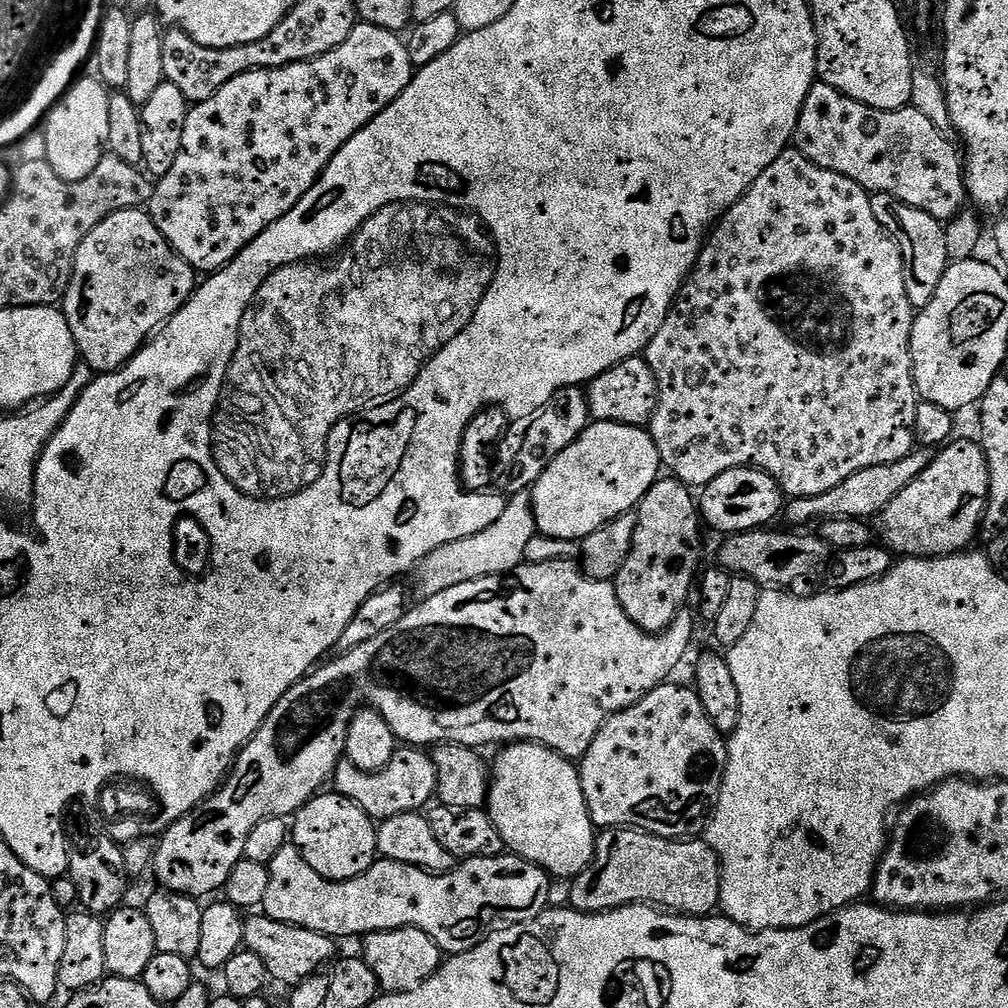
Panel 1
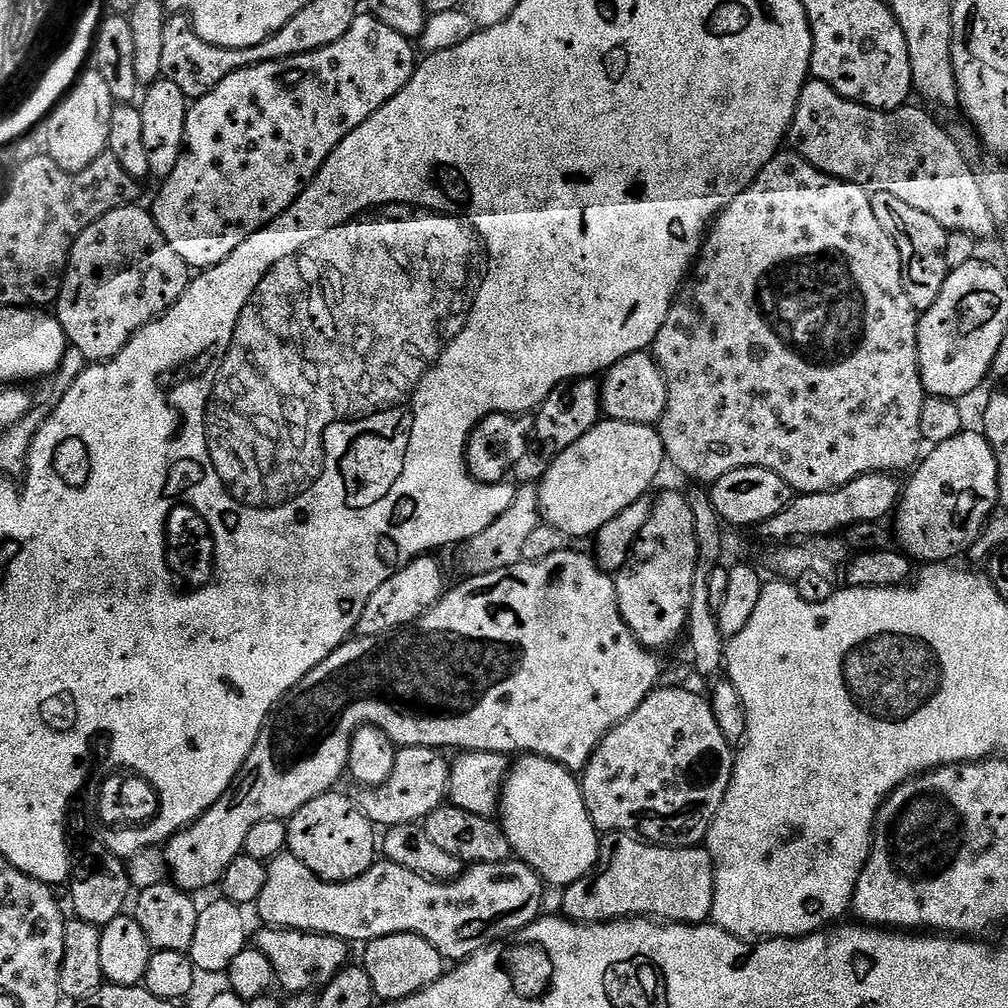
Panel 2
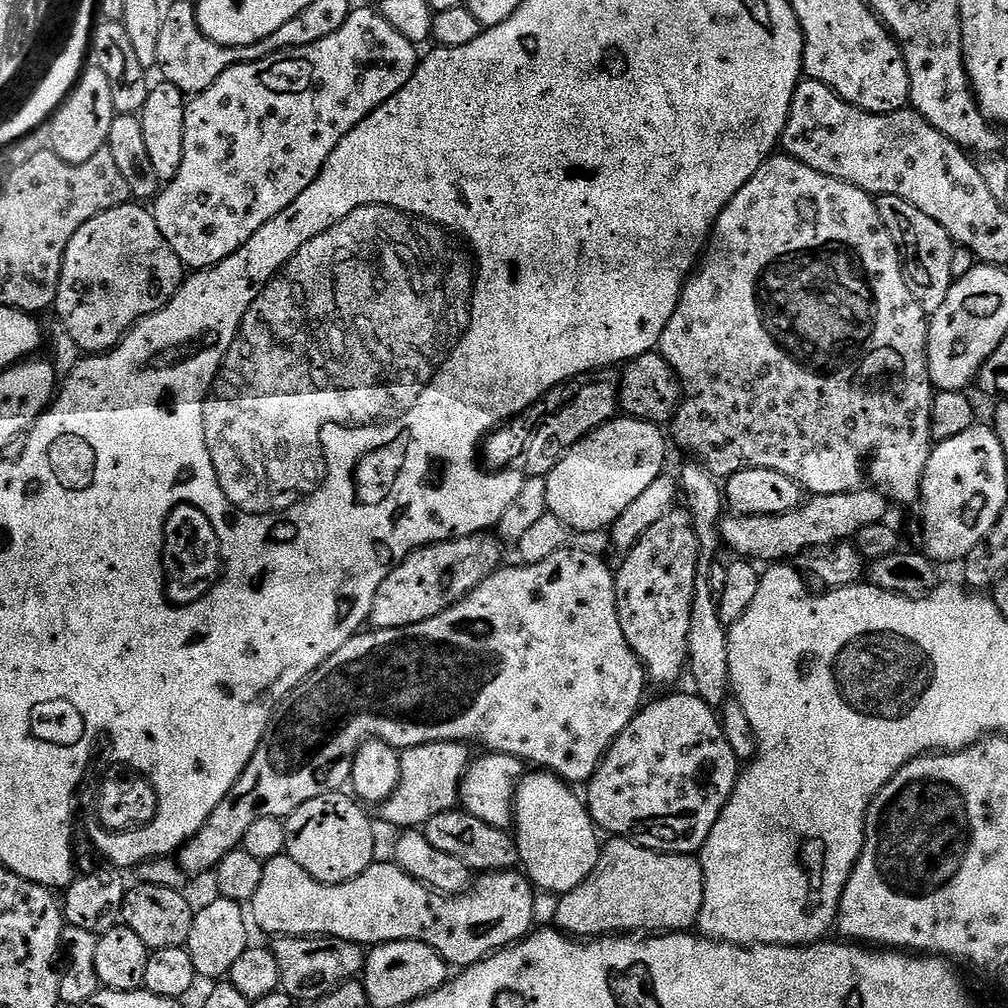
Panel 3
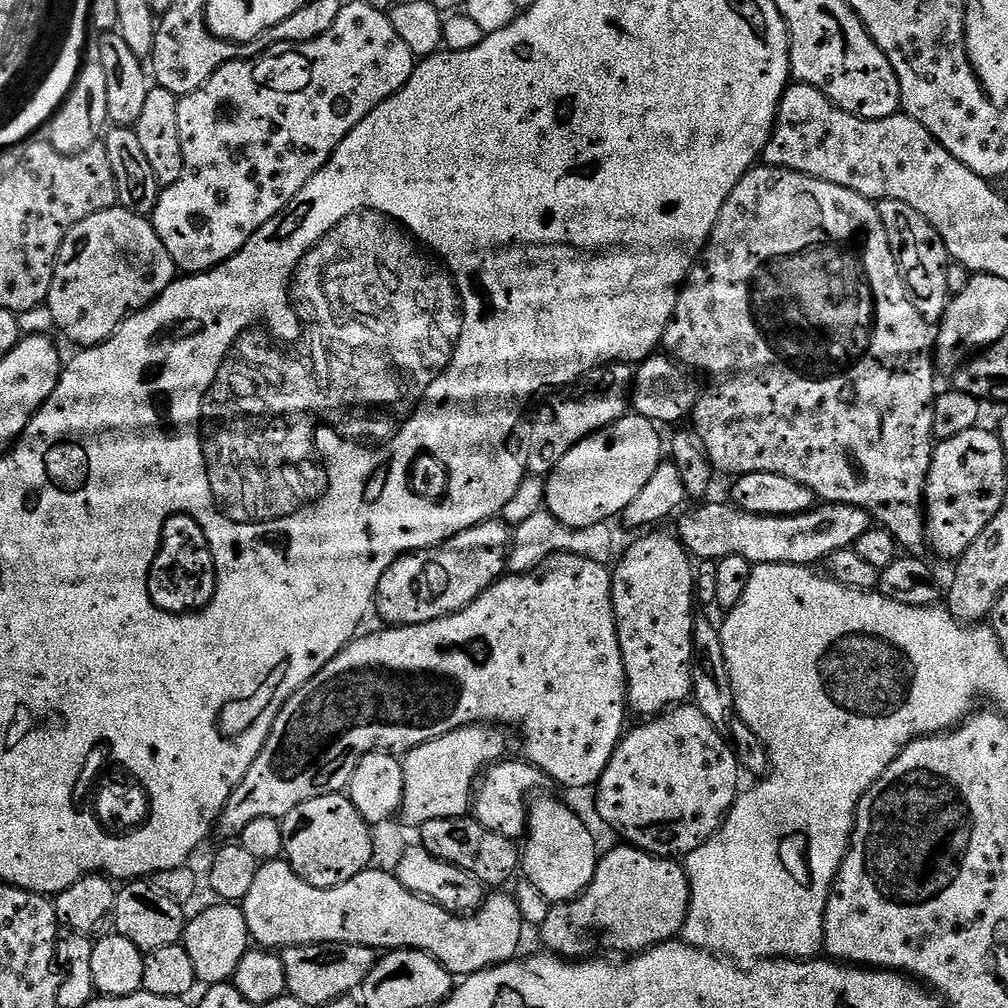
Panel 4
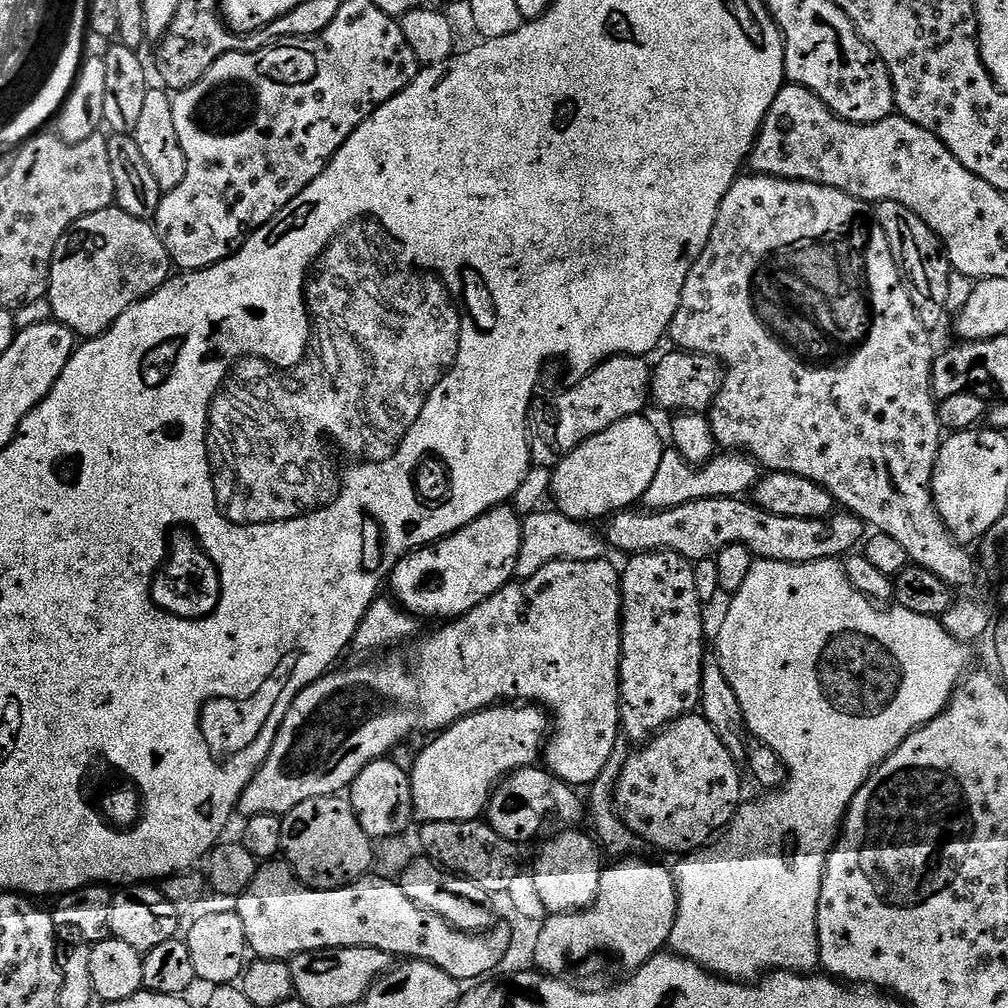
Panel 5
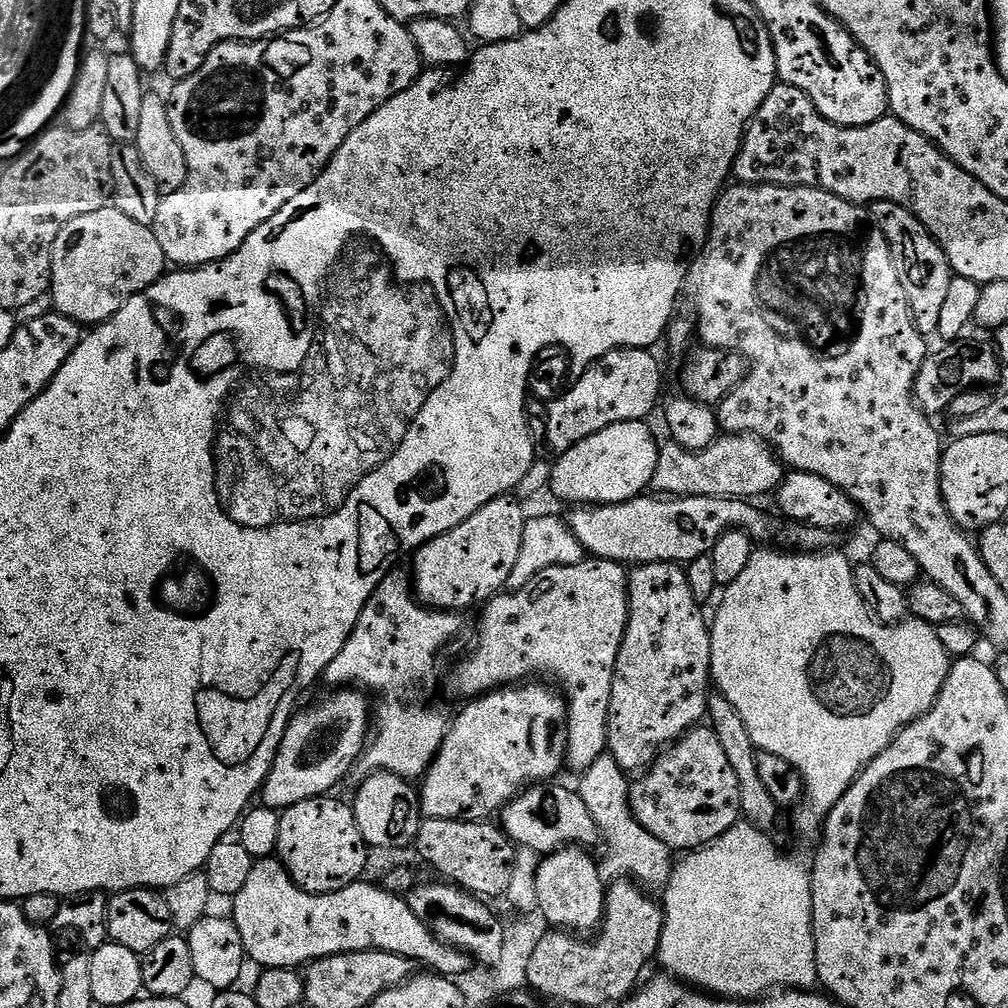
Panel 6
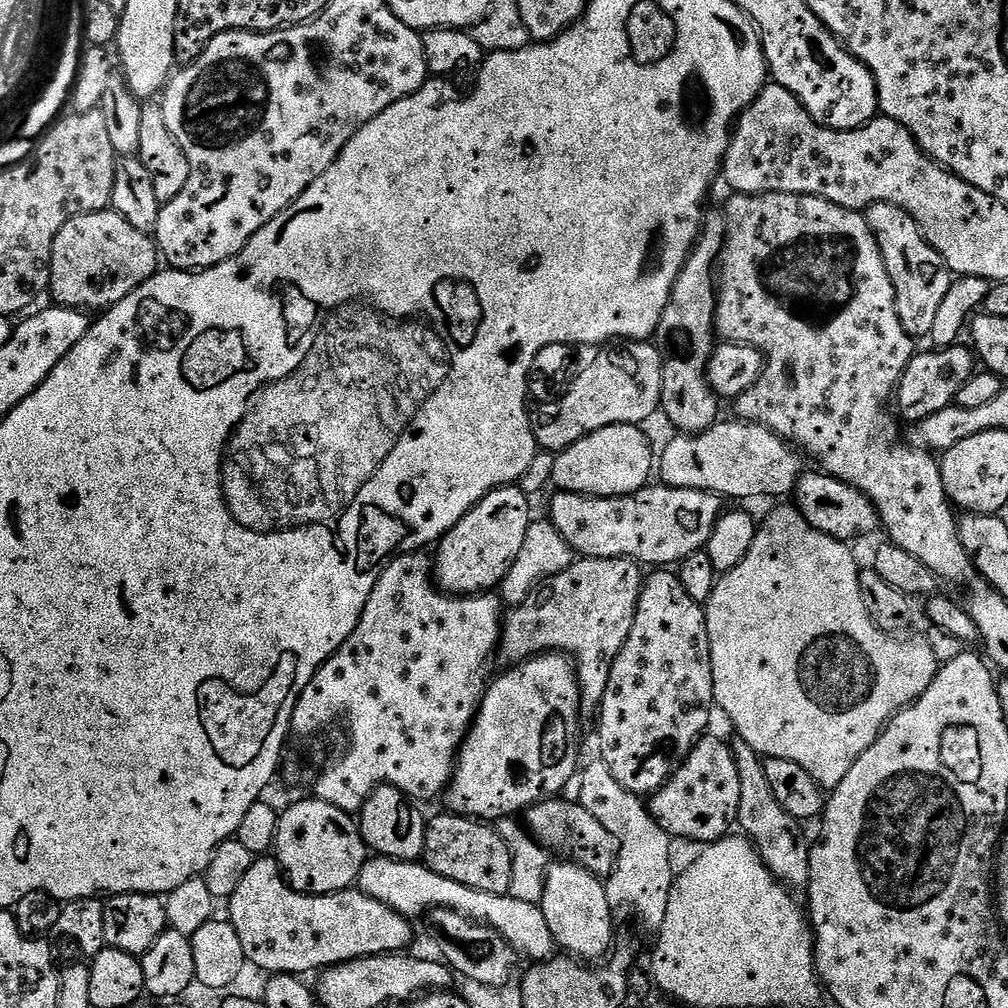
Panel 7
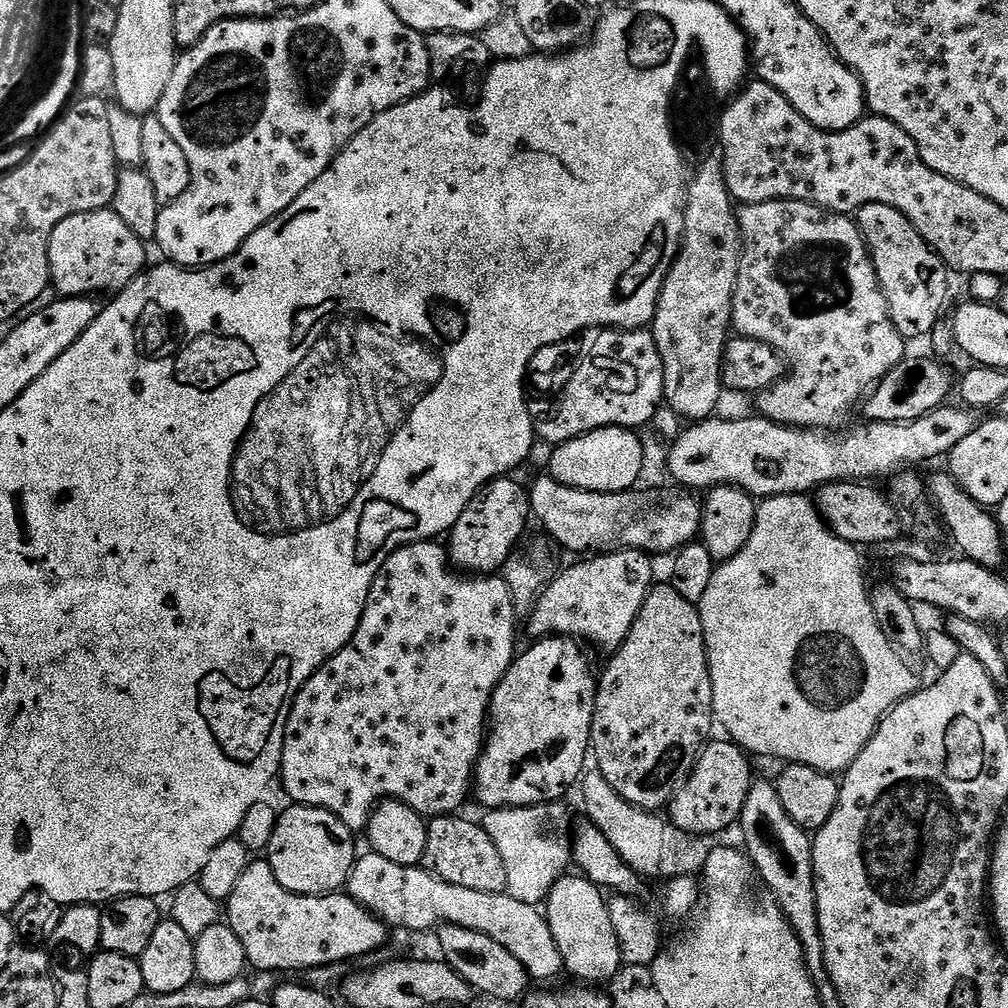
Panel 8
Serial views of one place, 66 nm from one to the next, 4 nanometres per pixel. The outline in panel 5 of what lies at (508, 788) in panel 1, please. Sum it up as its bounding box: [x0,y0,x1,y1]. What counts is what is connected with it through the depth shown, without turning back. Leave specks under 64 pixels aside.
[531,830,602,913]

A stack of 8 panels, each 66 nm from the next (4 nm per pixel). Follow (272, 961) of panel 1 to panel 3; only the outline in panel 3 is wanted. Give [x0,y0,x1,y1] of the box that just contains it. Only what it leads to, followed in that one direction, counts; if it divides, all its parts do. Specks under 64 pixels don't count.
[270,936,365,1002]

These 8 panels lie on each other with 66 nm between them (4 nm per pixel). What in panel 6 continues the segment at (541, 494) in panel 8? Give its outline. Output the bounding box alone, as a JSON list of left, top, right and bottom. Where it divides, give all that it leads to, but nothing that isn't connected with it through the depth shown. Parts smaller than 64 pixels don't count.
[566,494,772,566]

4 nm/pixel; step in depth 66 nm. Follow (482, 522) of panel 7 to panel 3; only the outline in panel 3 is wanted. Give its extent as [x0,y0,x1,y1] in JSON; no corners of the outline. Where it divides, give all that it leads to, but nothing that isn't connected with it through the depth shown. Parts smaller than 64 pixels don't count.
[368,534,501,630]

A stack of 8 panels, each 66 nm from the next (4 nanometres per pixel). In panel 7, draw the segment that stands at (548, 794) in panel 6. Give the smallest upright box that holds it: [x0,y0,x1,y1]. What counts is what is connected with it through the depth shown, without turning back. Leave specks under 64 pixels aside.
[527,798,618,878]

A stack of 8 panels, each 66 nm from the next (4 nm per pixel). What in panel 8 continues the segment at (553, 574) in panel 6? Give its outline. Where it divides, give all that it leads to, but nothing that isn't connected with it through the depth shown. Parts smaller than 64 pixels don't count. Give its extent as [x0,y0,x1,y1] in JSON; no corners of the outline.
[526,548,654,650]

